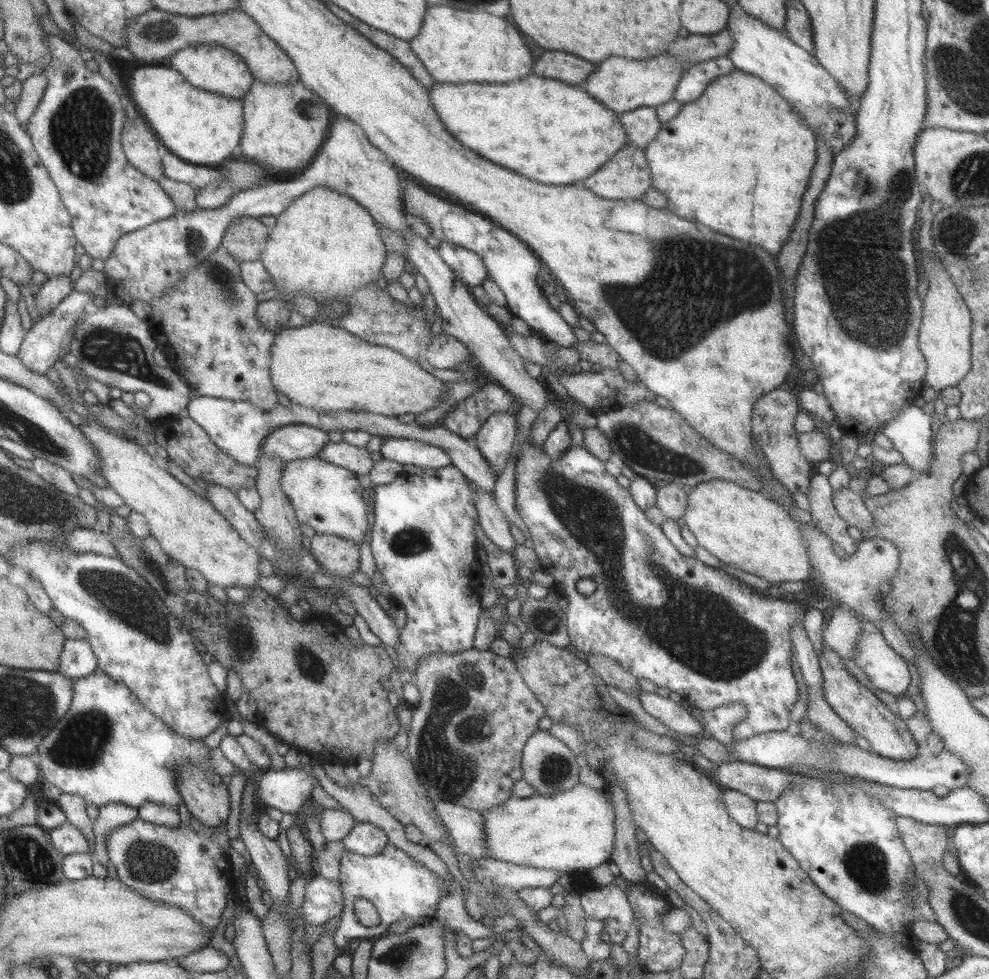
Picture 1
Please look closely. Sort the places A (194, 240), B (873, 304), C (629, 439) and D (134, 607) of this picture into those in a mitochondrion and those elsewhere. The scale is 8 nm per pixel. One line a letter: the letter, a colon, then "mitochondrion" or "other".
A: mitochondrion
B: mitochondrion
C: mitochondrion
D: mitochondrion

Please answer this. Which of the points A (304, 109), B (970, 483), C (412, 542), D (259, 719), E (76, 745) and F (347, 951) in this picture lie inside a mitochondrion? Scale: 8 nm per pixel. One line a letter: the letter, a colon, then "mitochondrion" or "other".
A: other
B: other
C: mitochondrion
D: other
E: mitochondrion
F: other

